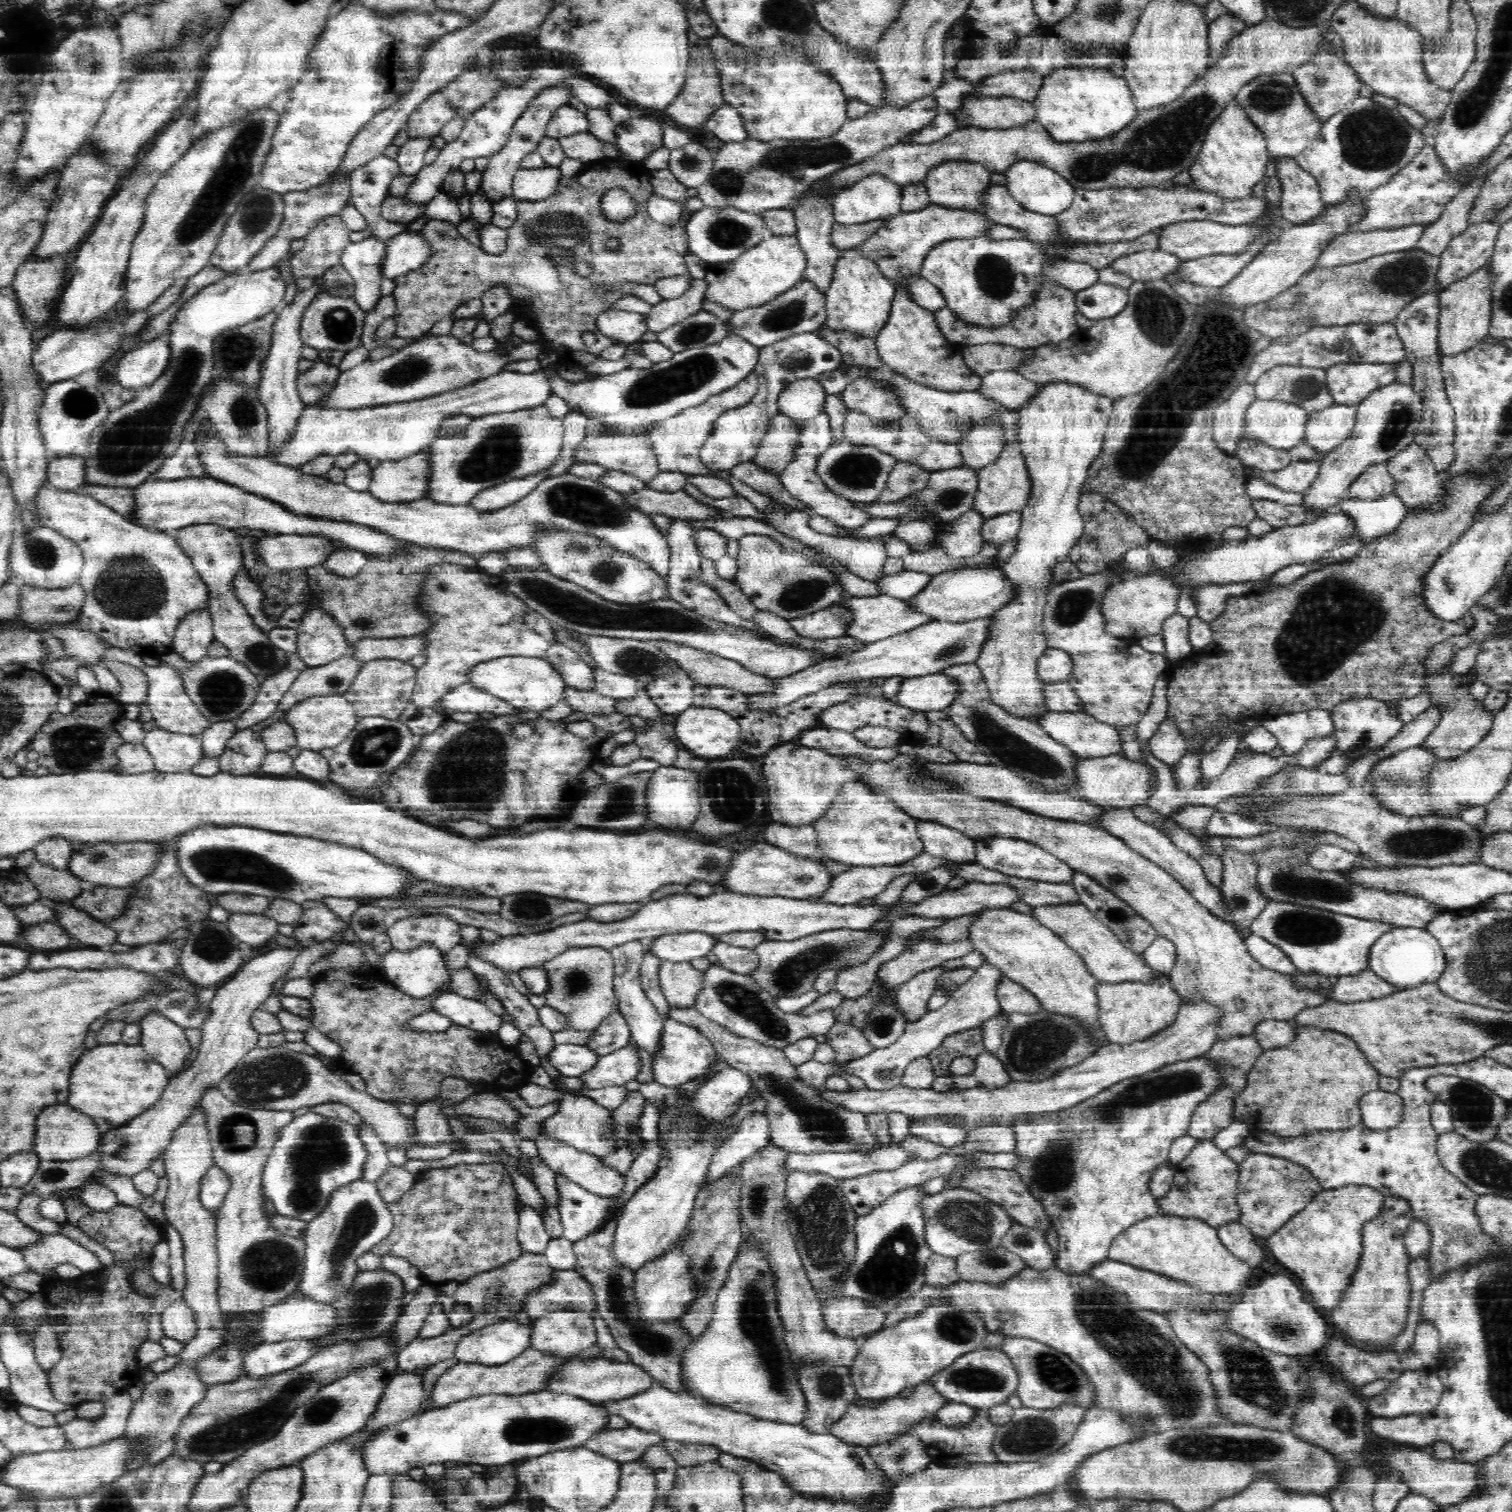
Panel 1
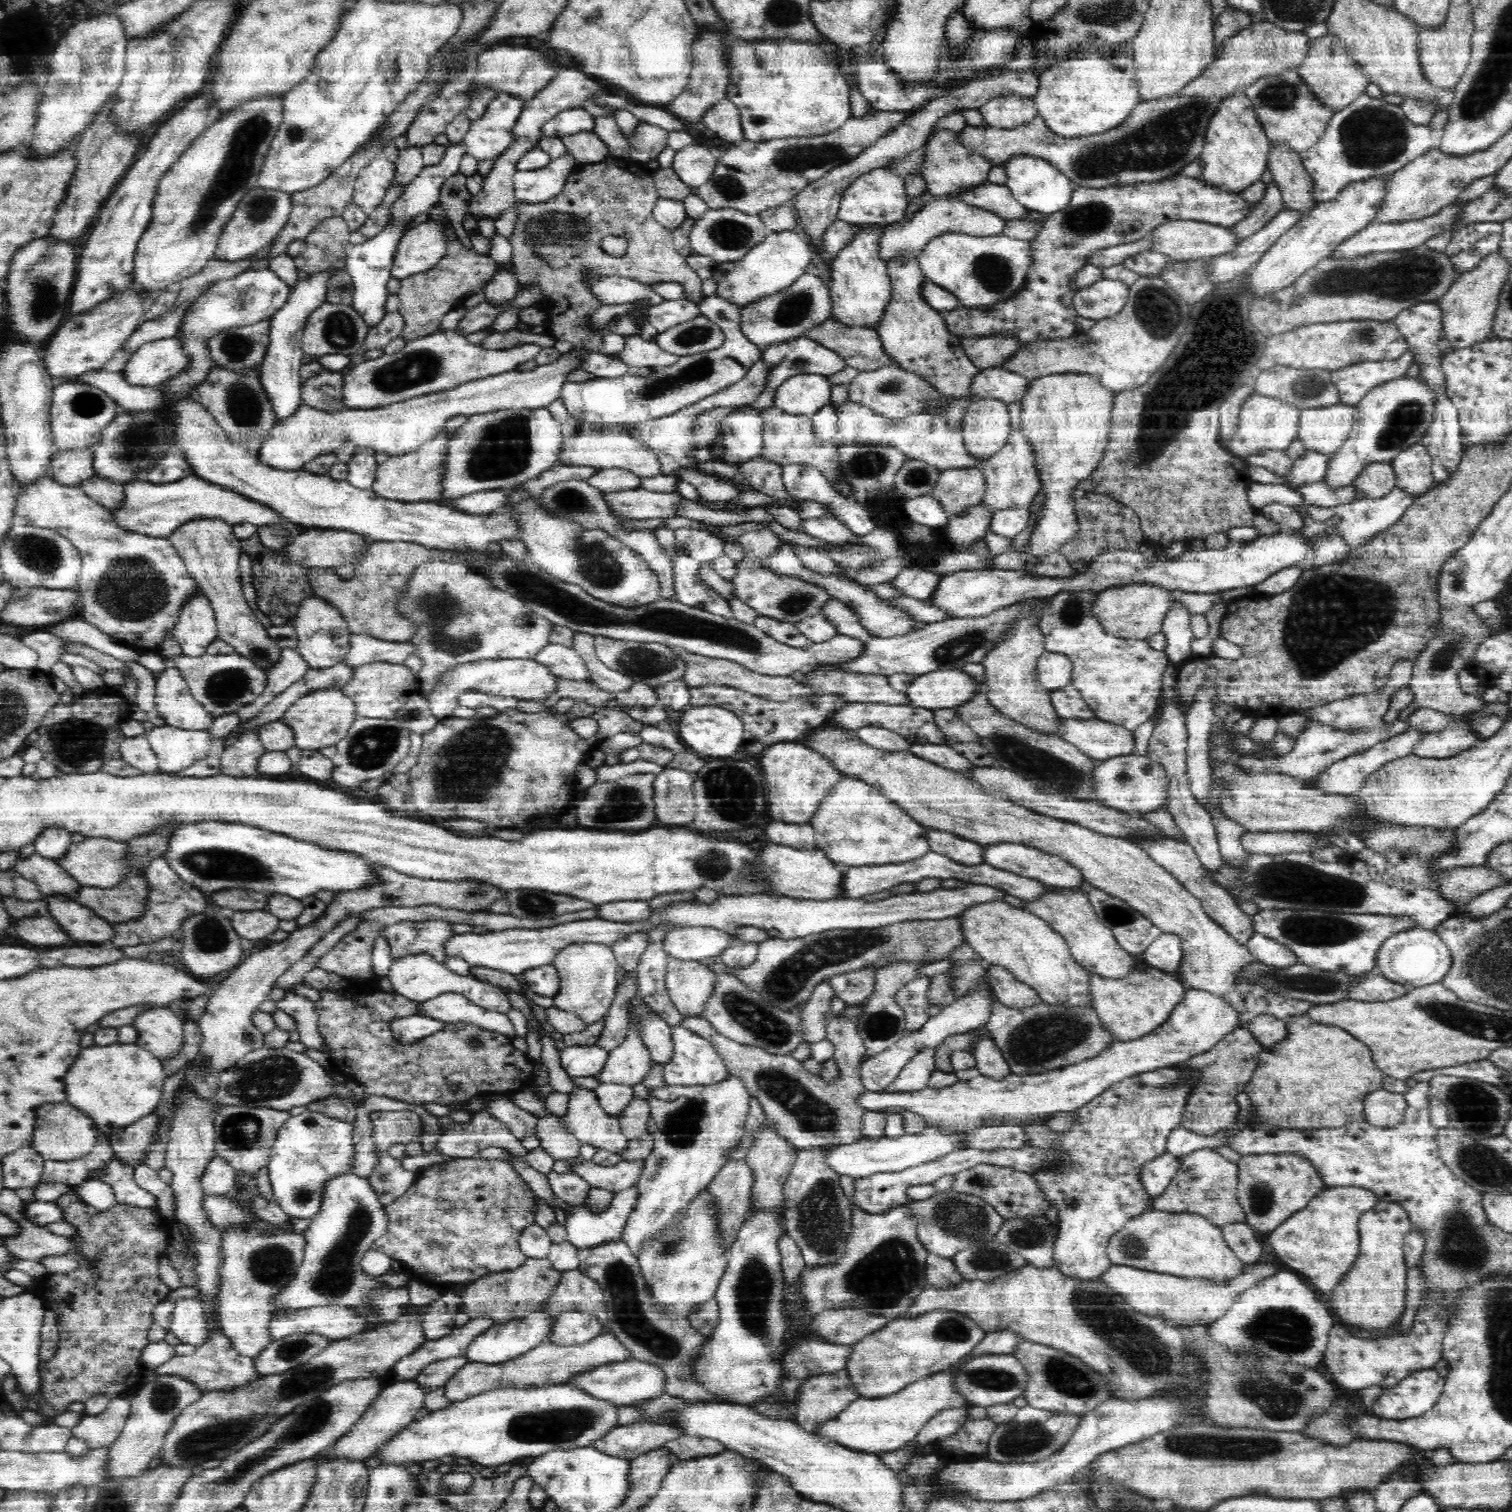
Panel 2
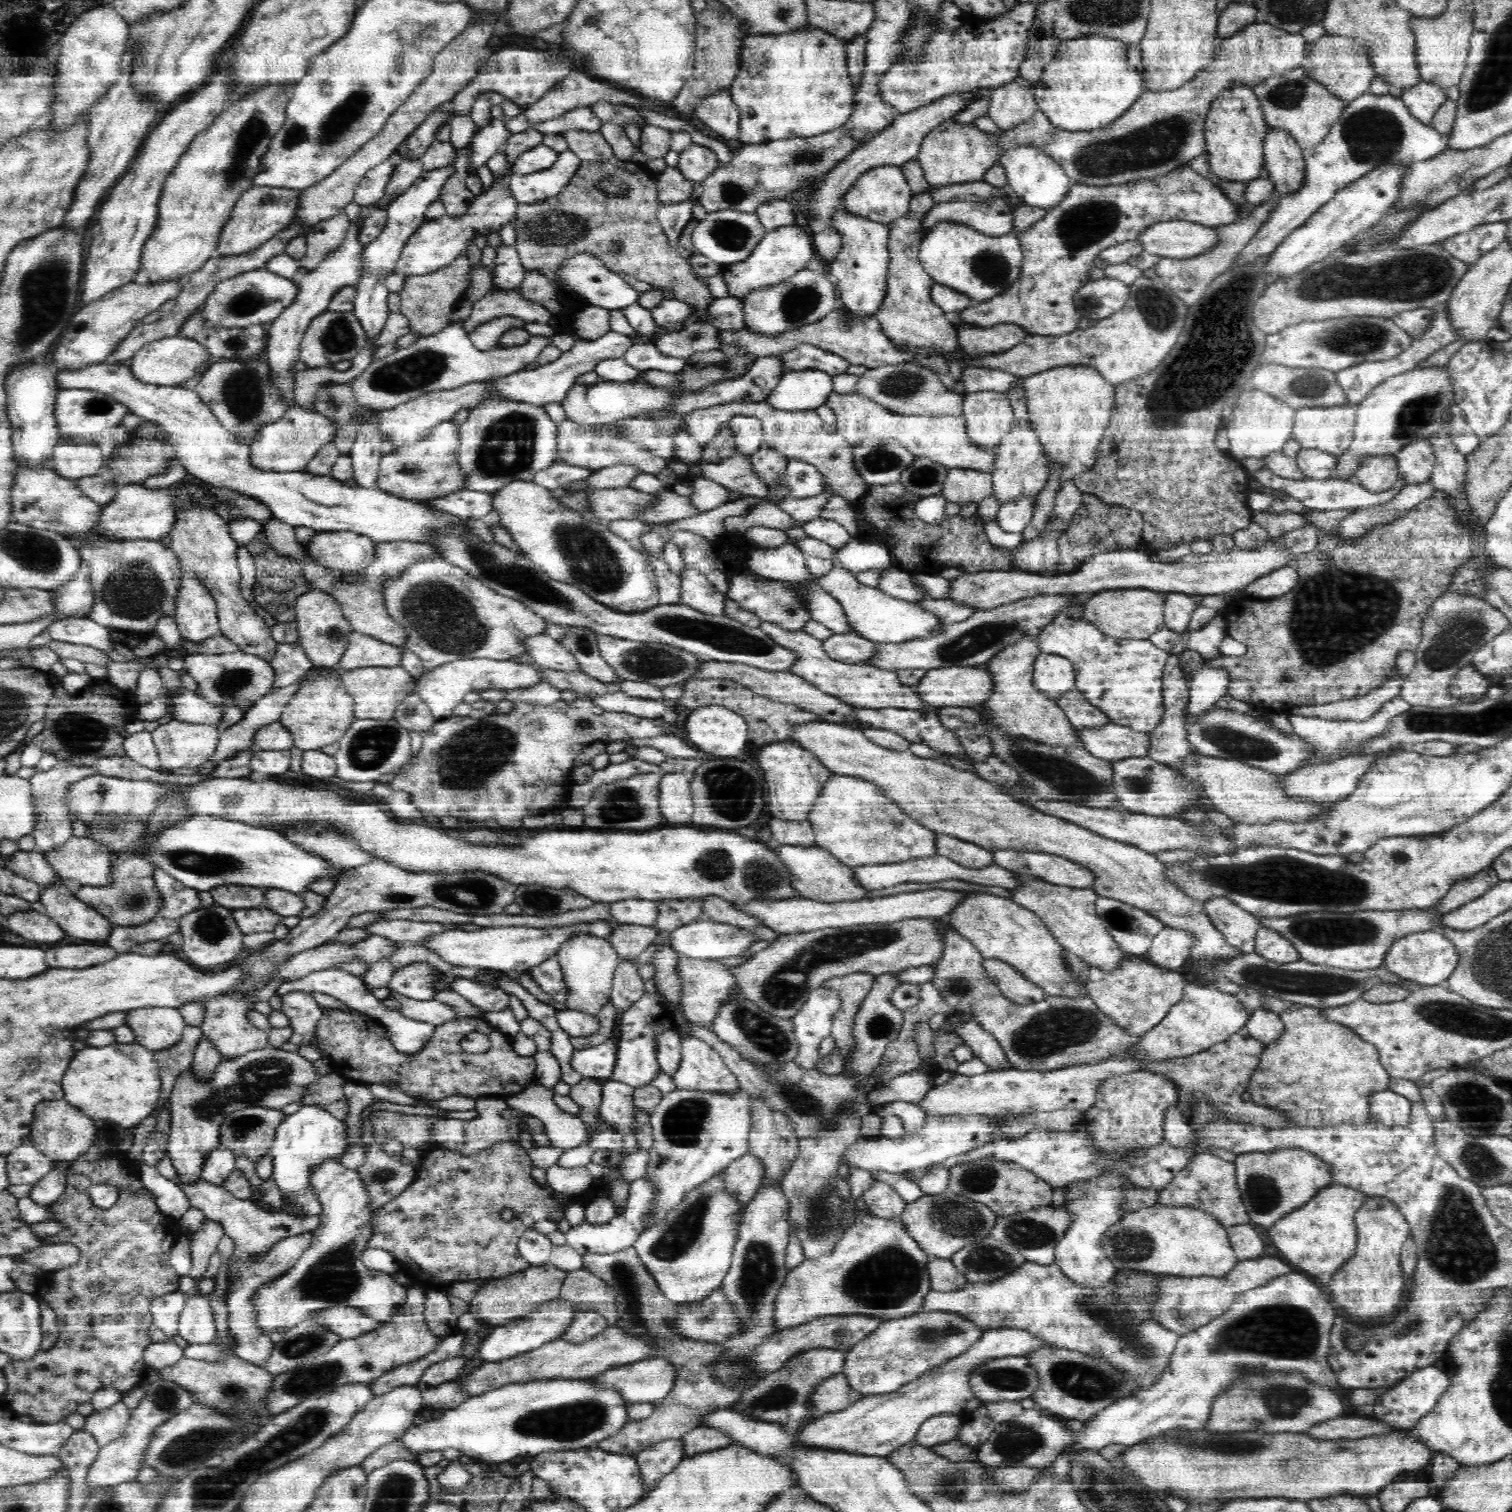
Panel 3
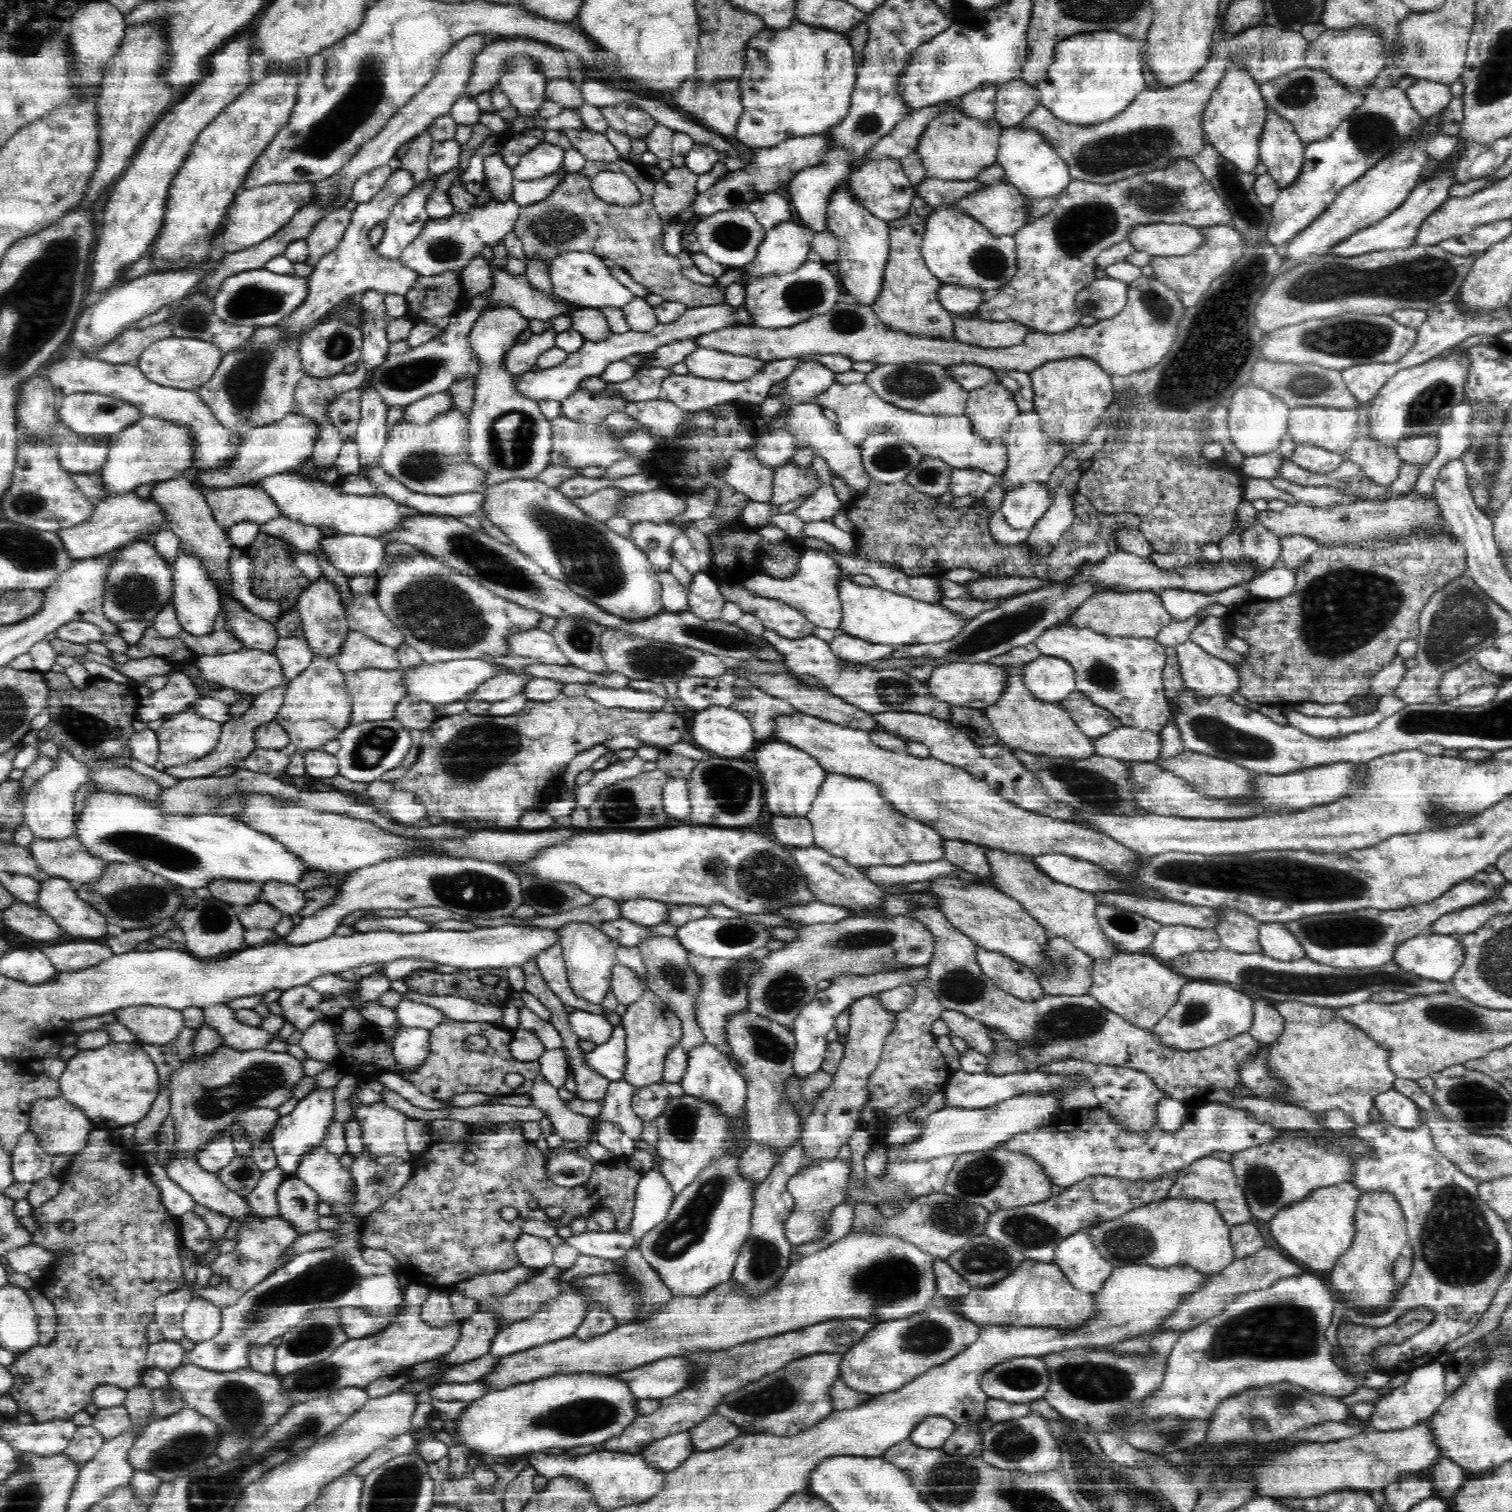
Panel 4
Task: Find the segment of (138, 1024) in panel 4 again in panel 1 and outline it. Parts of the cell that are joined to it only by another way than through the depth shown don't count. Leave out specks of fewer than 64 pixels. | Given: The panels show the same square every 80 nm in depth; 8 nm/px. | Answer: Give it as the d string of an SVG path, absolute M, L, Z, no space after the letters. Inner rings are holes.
M150 1013L139 1023L141 1046L170 1075L178 1073L187 1064L193 1049L184 1035L184 1028L168 1016Z

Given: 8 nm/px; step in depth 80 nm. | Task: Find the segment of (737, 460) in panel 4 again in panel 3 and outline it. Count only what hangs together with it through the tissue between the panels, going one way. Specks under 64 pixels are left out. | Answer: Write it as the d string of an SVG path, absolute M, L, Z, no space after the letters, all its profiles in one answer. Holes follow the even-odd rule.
M736 454L722 462L702 464L710 480L742 494L744 497L766 497L767 486L753 473L748 454Z

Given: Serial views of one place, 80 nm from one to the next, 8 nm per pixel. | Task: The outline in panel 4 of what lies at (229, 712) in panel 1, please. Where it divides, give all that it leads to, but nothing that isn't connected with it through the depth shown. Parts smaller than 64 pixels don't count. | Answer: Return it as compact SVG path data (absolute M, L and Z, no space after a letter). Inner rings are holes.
M244 649L239 652L230 652L218 656L201 656L194 663L200 676L211 688L230 688L240 692L243 696L255 697L267 690L282 686L285 682L282 666L273 653L253 649Z

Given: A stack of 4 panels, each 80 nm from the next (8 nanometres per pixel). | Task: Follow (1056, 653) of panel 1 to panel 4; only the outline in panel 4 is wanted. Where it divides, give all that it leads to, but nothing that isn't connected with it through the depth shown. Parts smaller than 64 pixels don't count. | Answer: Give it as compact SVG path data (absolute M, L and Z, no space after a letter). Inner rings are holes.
M1040 655L1022 671L1024 685L1036 700L1058 704L1077 690L1073 667L1063 659Z

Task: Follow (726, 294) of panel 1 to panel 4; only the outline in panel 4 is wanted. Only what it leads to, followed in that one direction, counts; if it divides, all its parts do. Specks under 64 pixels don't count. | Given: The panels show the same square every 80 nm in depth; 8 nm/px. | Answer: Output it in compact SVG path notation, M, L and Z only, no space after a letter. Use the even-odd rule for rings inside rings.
M790 220L780 222L778 226L767 230L764 240L760 243L758 256L755 260L751 264L736 268L739 269L739 272L745 274L745 277L742 277L737 283L746 287L752 278L760 278L760 276L766 274L788 274L788 271L796 270L796 267L808 259L814 233L812 229Z

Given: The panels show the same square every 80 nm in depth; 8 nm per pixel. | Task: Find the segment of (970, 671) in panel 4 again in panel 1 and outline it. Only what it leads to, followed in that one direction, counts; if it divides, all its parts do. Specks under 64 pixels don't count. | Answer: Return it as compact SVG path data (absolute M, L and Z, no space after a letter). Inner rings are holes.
M945 674L907 677L893 700L912 710L942 710L956 698L959 684Z

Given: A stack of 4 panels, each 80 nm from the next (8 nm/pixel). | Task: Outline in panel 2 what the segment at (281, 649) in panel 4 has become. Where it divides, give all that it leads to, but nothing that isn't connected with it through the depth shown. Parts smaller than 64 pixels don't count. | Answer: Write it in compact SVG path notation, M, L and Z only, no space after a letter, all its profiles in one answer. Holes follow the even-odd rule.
M296 648L281 649L280 661L267 672L267 685L262 694L254 702L242 706L239 710L241 723L256 718L262 708L266 708L278 694L282 694L283 690L310 670L310 666L302 659Z

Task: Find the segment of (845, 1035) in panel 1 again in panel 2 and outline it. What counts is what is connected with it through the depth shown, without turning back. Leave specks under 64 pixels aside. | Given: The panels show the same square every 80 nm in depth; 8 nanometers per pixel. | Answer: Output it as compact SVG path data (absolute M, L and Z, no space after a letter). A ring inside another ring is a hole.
M684 1017L680 1026L708 1040L730 1074L738 1076L751 1096L756 1097L766 1118L778 1128L780 1136L788 1140L797 1151L816 1147L832 1148L862 1141L862 1118L867 1114L857 1100L865 1091L860 1076L860 1062L865 1058L866 1047L857 1030L857 1023L846 1017L835 1017L826 1027L826 1037L833 1044L834 1059L840 1077L835 1082L825 1082L821 1076L808 1073L799 1061L782 1054L744 1046L719 1034L703 1017Z

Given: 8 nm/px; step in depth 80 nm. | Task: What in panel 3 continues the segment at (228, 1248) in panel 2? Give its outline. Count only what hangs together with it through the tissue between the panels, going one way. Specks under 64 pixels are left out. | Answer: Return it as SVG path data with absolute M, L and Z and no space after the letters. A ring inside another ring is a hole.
M304 1232L298 1236L279 1240L265 1253L260 1253L257 1257L246 1259L243 1263L240 1261L237 1264L243 1271L240 1273L240 1276L236 1276L232 1280L232 1288L229 1289L229 1293L227 1294L225 1307L229 1314L229 1329L232 1329L232 1333L236 1337L236 1353L238 1354L238 1358L247 1360L258 1367L265 1368L265 1360L271 1353L274 1341L269 1336L261 1334L255 1328L255 1322L253 1322L253 1306L251 1306L249 1298L262 1284L266 1284L270 1280L284 1275L284 1272L288 1271L293 1266L293 1263L300 1258L306 1247L311 1245L312 1237L311 1232Z

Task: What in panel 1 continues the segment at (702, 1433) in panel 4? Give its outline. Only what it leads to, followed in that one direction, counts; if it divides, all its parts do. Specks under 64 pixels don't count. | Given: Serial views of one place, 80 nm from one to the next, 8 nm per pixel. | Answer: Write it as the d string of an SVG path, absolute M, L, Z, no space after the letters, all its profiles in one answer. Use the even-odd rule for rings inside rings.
M666 1440L666 1450L677 1462L677 1466L690 1466L692 1464L710 1462L718 1459L722 1450L706 1442L676 1442Z

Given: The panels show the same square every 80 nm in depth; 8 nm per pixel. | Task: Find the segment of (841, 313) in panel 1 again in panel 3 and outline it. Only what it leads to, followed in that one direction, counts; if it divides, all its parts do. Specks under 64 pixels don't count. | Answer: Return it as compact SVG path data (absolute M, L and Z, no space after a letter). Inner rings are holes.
M840 203L829 216L829 225L840 233L841 238L841 249L831 262L831 272L838 278L836 286L840 306L843 305L854 317L864 317L864 314L876 316L887 284L889 225L852 213L844 207L844 203Z

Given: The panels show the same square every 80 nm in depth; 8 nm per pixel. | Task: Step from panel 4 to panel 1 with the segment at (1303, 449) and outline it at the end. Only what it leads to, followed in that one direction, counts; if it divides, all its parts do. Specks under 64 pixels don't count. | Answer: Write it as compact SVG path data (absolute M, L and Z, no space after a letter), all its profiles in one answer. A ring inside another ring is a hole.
M1321 460L1292 461L1279 471L1260 471L1257 477L1284 492L1304 492L1314 482L1320 463Z

